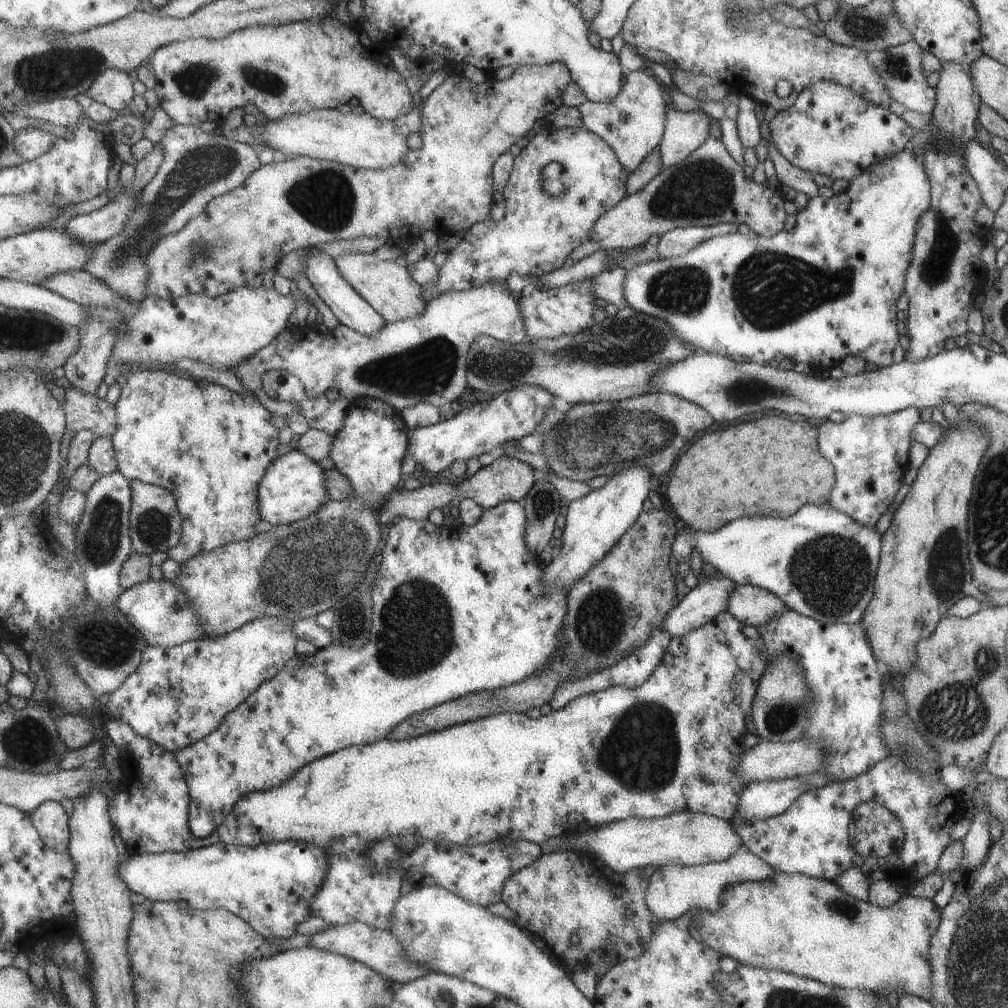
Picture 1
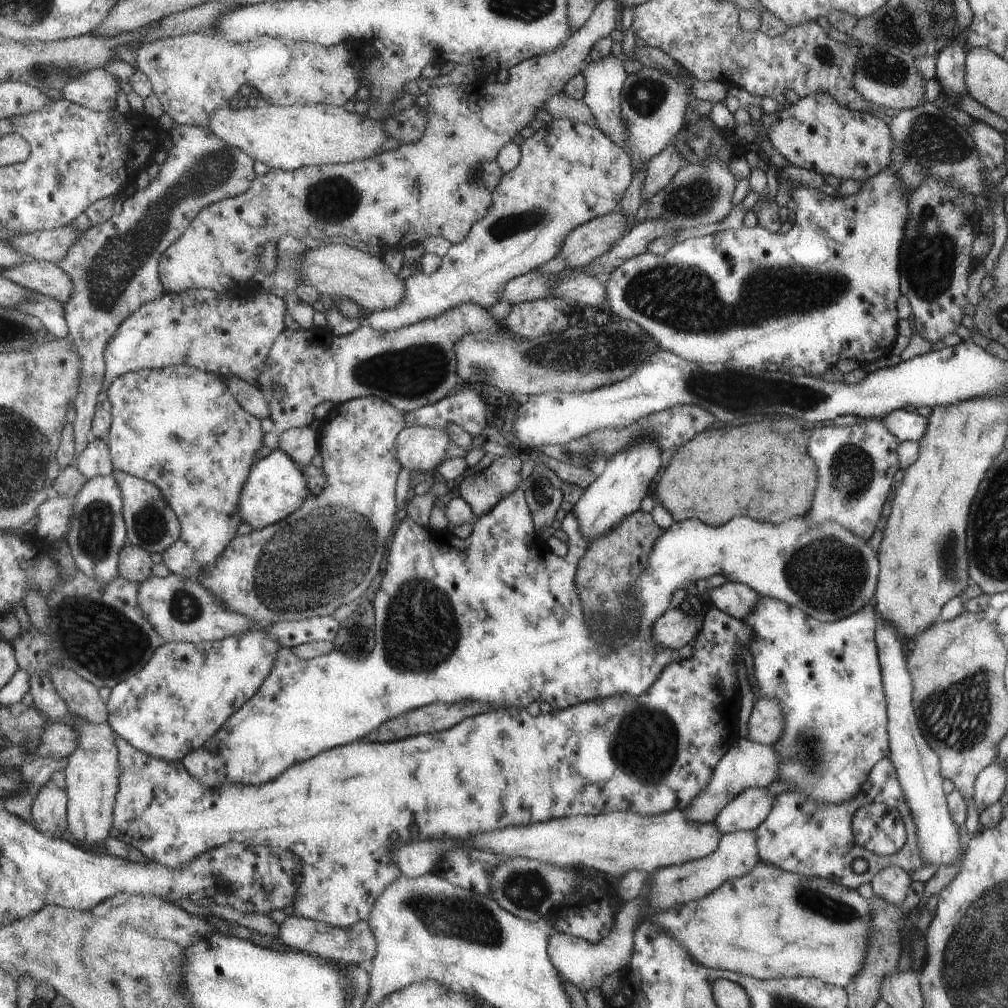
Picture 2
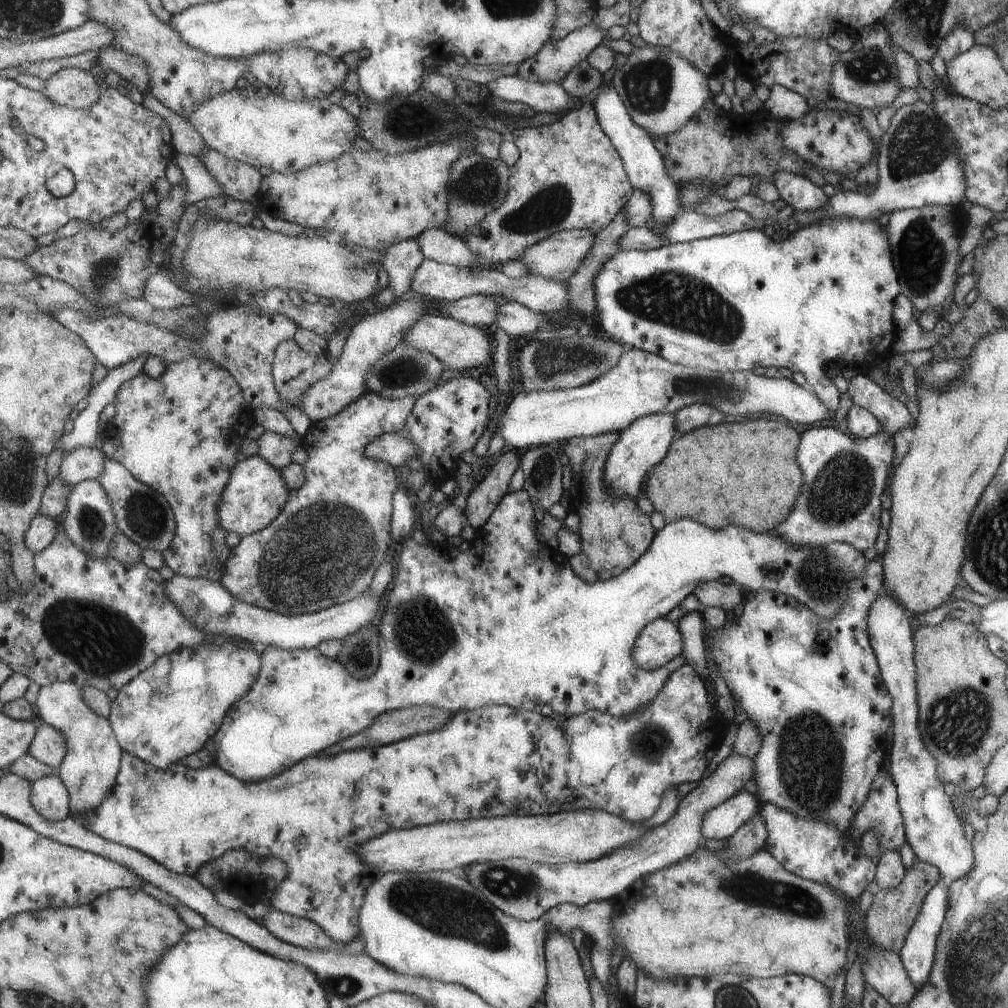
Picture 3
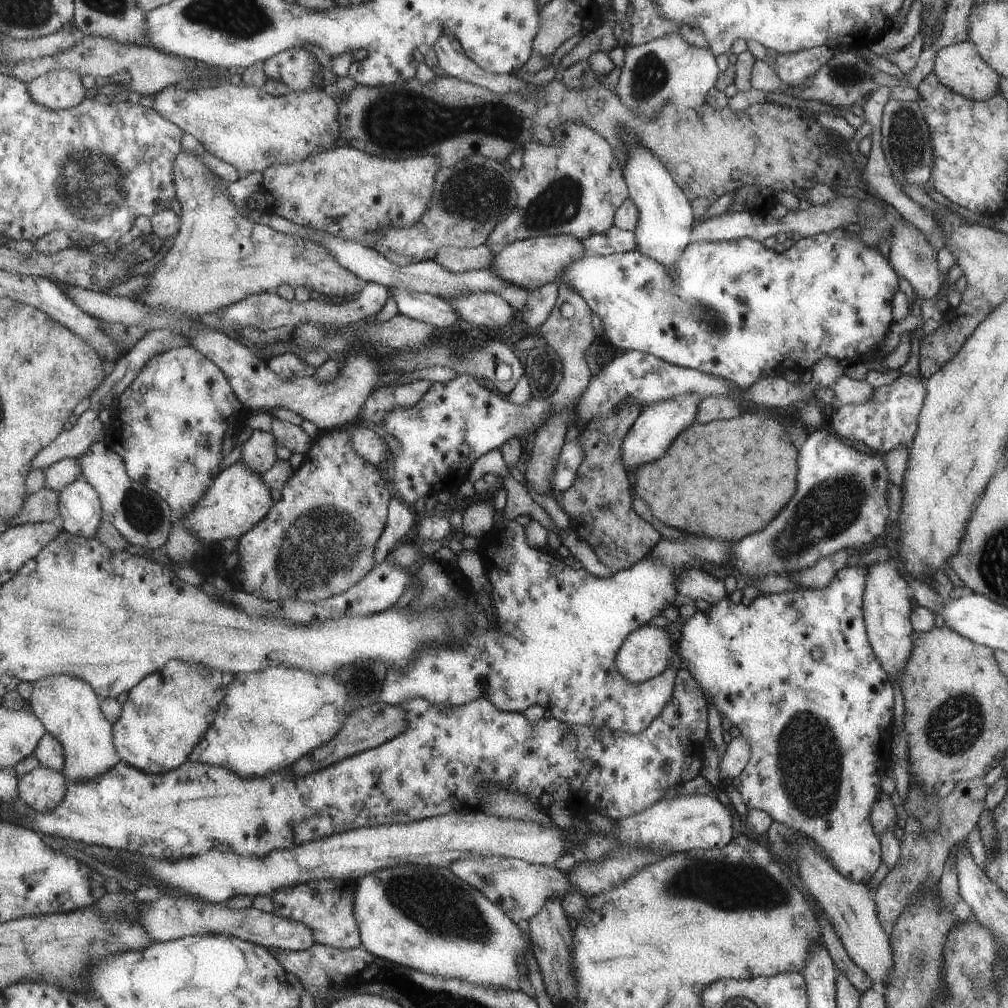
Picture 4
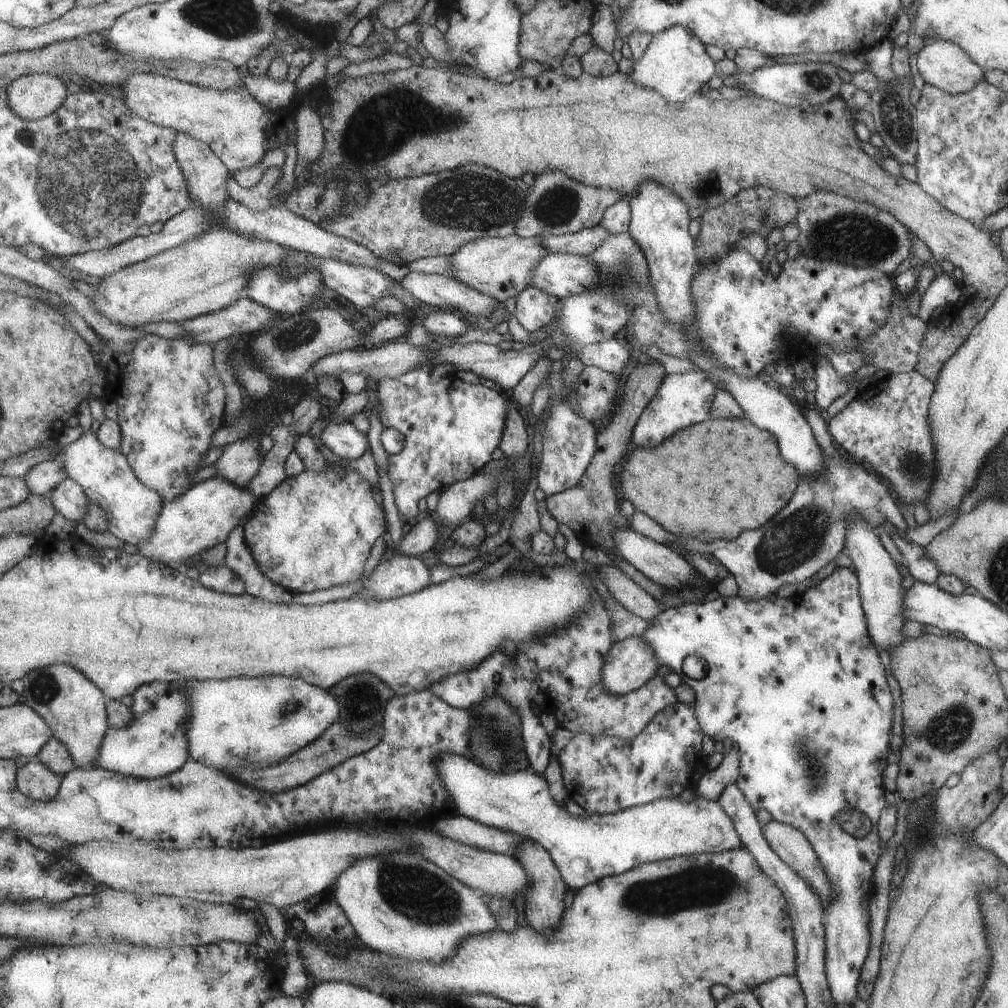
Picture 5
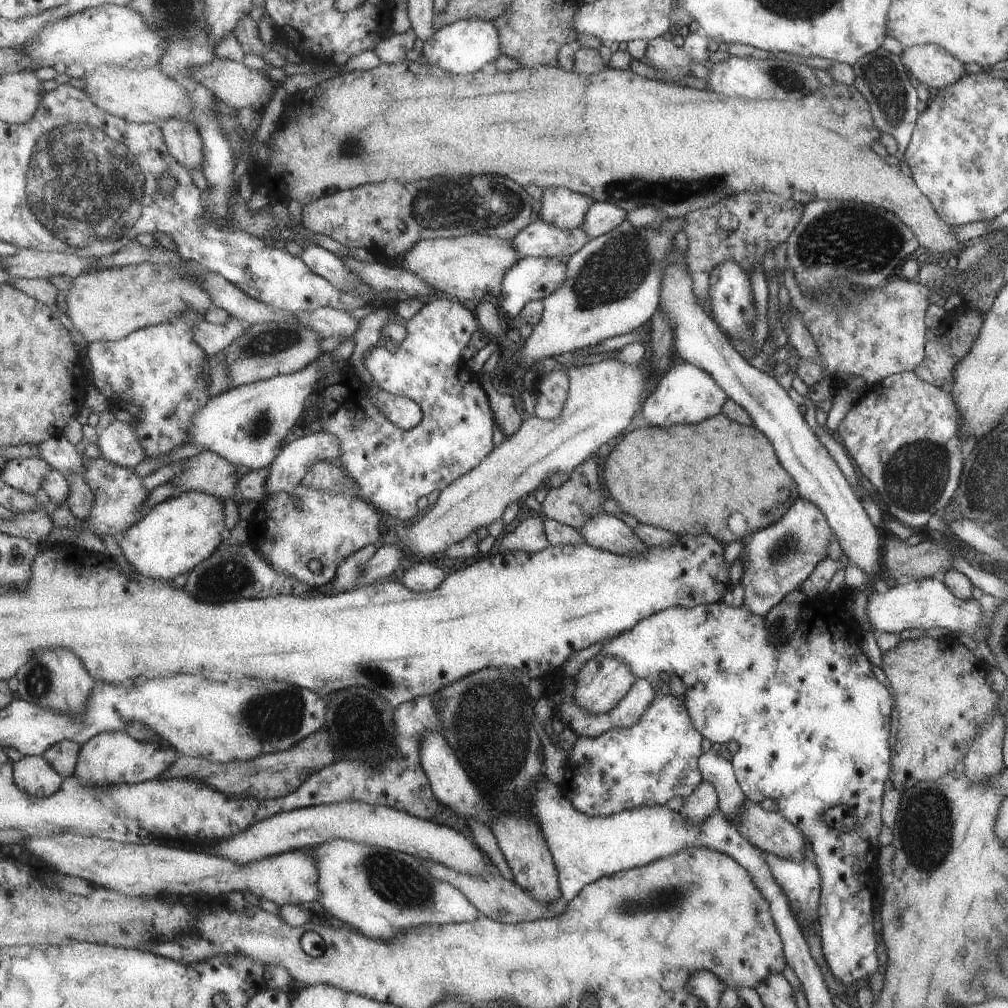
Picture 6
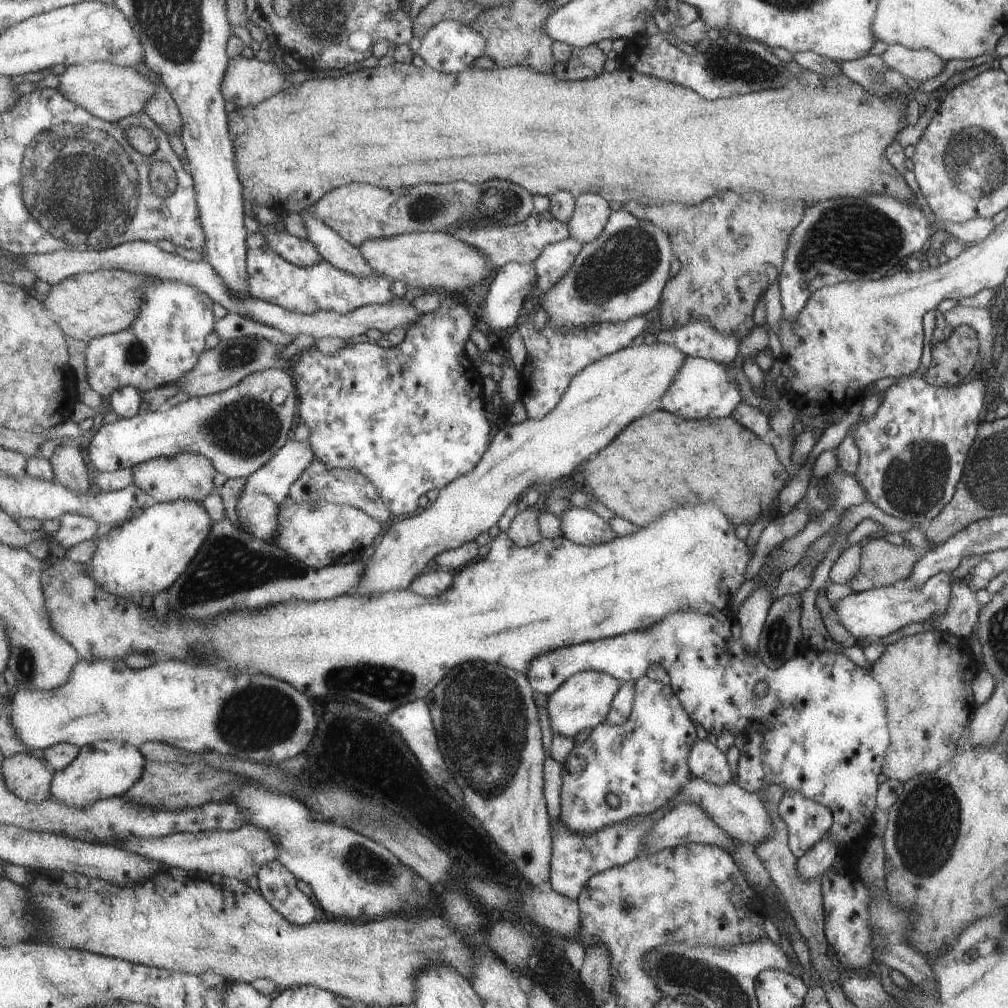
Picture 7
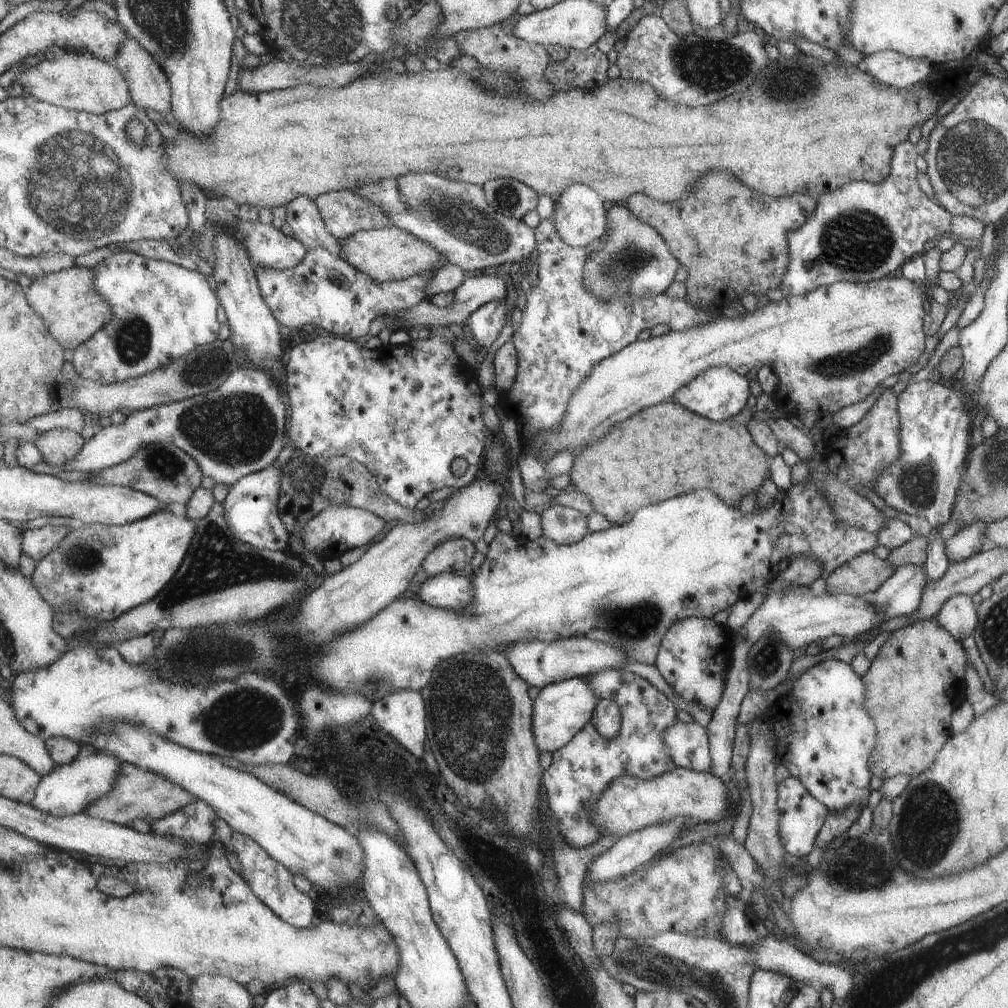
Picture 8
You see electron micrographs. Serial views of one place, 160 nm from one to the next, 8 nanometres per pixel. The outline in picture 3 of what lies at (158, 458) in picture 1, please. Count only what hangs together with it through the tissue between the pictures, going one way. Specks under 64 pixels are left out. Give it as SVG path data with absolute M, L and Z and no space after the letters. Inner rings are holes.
M189 357L178 363L167 363L165 366L165 372L161 376L151 378L149 374L141 371L135 378L123 383L123 386L118 390L115 397L114 404L117 405L117 416L113 420L113 426L109 426L107 434L109 434L109 440L117 446L115 451L110 452L110 457L124 464L128 469L141 481L149 486L152 486L155 490L158 490L161 494L168 498L170 505L176 514L177 530L176 537L172 540L172 545L163 551L165 562L175 574L185 575L186 577L199 578L211 578L211 580L221 580L225 574L225 567L232 548L227 546L227 532L225 527L222 527L220 521L220 510L218 507L222 502L222 496L225 489L228 488L230 479L232 478L232 470L238 462L241 462L241 454L245 454L245 442L249 442L249 430L253 430L253 424L257 423L257 417L253 414L249 403L251 397L249 393L246 393L240 385L240 382L221 365L216 362L209 361L207 359L200 359L197 357Z

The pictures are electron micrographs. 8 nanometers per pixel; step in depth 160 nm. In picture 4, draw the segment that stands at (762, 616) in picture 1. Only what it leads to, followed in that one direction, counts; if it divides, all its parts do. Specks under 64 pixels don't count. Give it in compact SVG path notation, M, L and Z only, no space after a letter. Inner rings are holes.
M684 568L675 582L677 592L689 601L705 600L710 605L727 596L721 579L697 568Z

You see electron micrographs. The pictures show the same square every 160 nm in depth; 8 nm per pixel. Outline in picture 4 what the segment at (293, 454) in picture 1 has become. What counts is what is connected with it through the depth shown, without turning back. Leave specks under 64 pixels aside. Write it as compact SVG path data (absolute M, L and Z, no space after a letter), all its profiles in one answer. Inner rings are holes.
M239 460L221 471L213 481L212 488L204 494L204 498L191 513L183 516L183 520L188 526L187 529L195 533L205 544L221 542L225 538L239 540L268 516L275 503L263 476Z

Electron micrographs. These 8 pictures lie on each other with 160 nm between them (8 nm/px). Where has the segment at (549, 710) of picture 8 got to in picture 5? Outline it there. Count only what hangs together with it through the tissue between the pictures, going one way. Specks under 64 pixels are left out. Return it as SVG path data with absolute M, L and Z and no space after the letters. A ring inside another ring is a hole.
M640 636L626 637L610 647L602 681L610 693L622 695L643 686L657 667L654 652Z

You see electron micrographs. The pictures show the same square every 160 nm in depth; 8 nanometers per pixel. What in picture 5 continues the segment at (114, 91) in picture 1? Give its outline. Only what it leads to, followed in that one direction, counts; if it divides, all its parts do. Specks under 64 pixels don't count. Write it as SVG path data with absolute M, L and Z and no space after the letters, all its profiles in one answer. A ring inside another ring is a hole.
M51 73L20 76L7 90L12 109L23 118L33 120L59 110L69 94L67 84Z

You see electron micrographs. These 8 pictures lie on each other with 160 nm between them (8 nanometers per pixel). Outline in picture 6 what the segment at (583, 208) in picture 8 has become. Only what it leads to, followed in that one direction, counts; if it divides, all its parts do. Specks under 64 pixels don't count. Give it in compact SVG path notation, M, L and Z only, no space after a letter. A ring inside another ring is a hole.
M595 201L589 208L581 228L590 239L609 232L626 218L626 211L608 202Z

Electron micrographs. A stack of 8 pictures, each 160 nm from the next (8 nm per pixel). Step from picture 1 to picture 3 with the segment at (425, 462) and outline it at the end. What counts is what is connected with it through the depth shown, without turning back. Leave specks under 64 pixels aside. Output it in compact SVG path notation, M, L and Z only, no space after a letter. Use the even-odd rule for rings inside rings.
M382 433L379 438L375 438L373 442L369 442L365 446L365 458L374 458L381 459L382 461L392 464L394 467L403 467L405 466L407 460L411 458L417 458L420 460L418 453L420 450L418 446L407 437L404 437L401 433Z

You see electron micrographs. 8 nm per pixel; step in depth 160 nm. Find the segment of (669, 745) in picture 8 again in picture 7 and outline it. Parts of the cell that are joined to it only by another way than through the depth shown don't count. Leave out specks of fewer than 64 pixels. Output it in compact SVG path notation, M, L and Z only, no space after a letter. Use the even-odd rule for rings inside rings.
M707 739L694 743L688 754L688 767L693 777L709 784L721 786L733 782L725 753Z

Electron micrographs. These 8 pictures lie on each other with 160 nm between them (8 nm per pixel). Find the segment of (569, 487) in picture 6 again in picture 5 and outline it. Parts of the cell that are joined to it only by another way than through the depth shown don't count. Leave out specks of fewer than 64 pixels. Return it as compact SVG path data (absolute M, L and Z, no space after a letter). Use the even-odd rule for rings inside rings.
M649 359L643 365L632 365L625 376L620 403L610 416L610 421L605 426L599 426L595 429L595 452L579 482L571 488L545 498L546 509L549 514L557 523L566 524L574 532L579 542L587 547L599 548L604 553L611 552L621 560L623 558L619 556L614 545L614 533L618 529L631 527L629 520L625 520L617 508L619 502L617 502L617 494L615 494L615 486L613 486L613 468L623 458L632 428L648 402L656 396L663 376L665 376L665 372L658 361Z

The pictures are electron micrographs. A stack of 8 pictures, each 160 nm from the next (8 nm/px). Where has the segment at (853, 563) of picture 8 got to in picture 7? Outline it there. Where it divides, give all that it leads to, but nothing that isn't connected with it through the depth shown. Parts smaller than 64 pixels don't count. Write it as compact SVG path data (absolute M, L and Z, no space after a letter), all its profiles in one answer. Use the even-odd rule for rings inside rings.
M884 535L876 536L871 540L869 539L869 542L861 548L858 570L845 585L853 593L896 585L909 576L911 566L913 566L919 558L920 556L917 556L913 547L885 537Z

